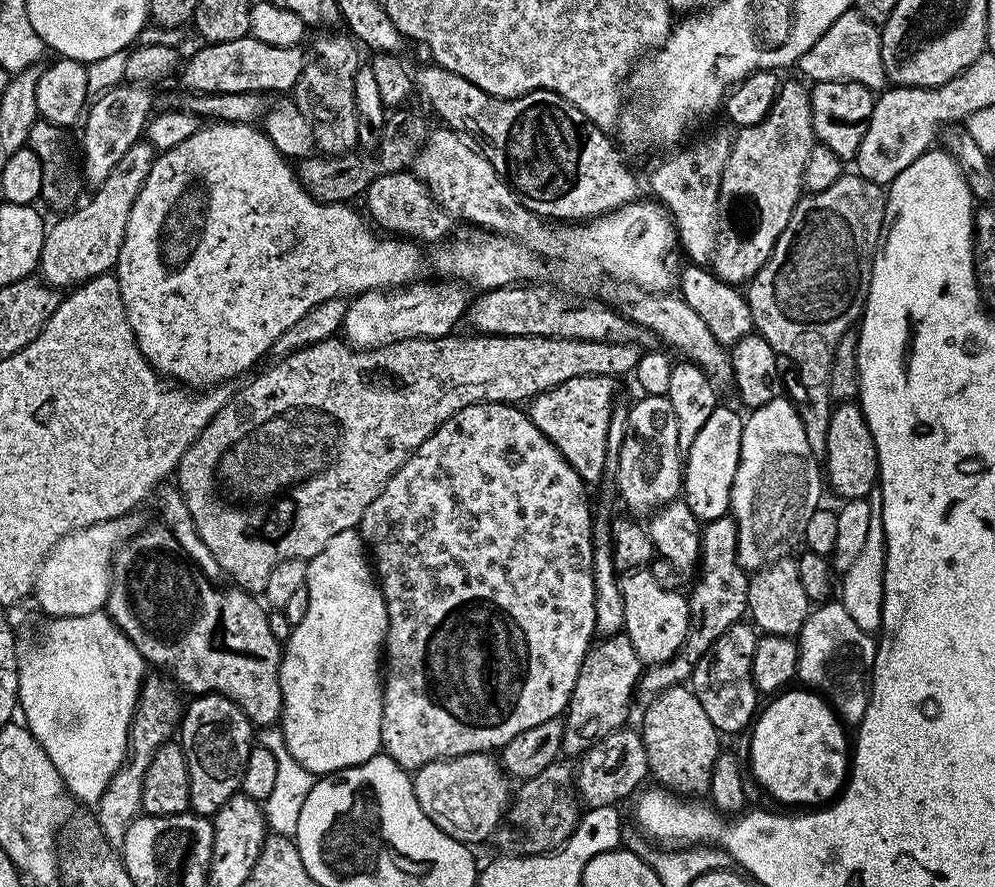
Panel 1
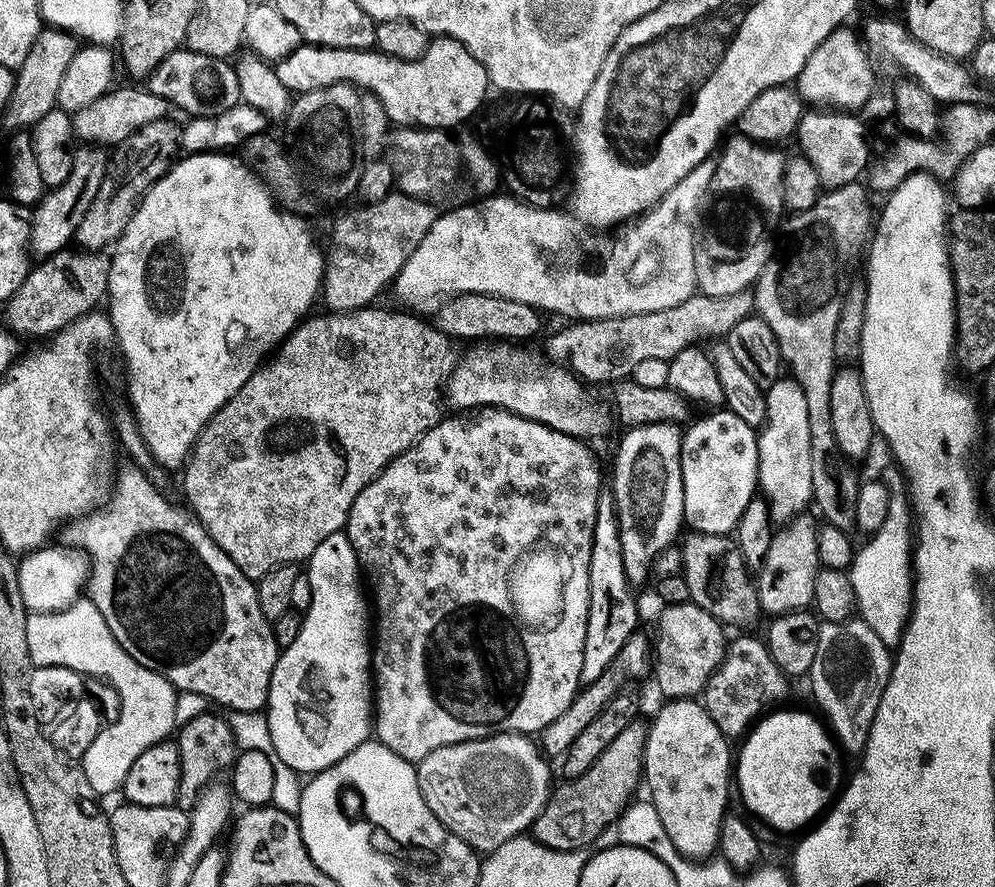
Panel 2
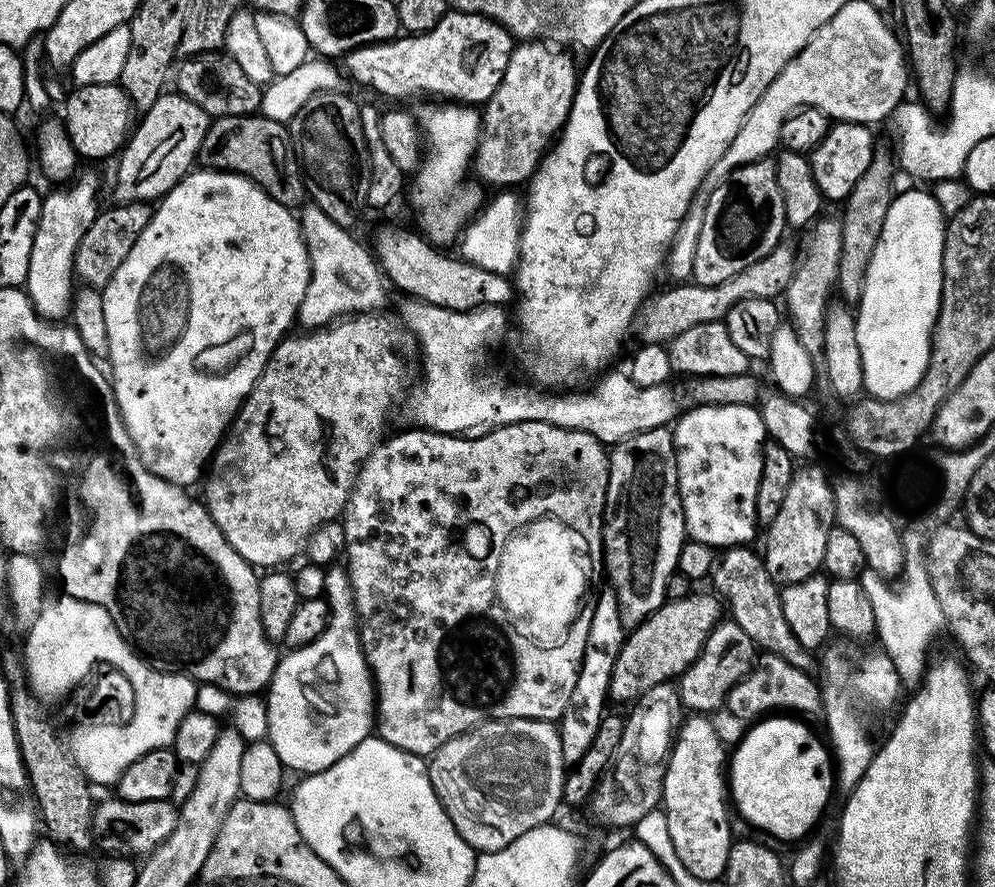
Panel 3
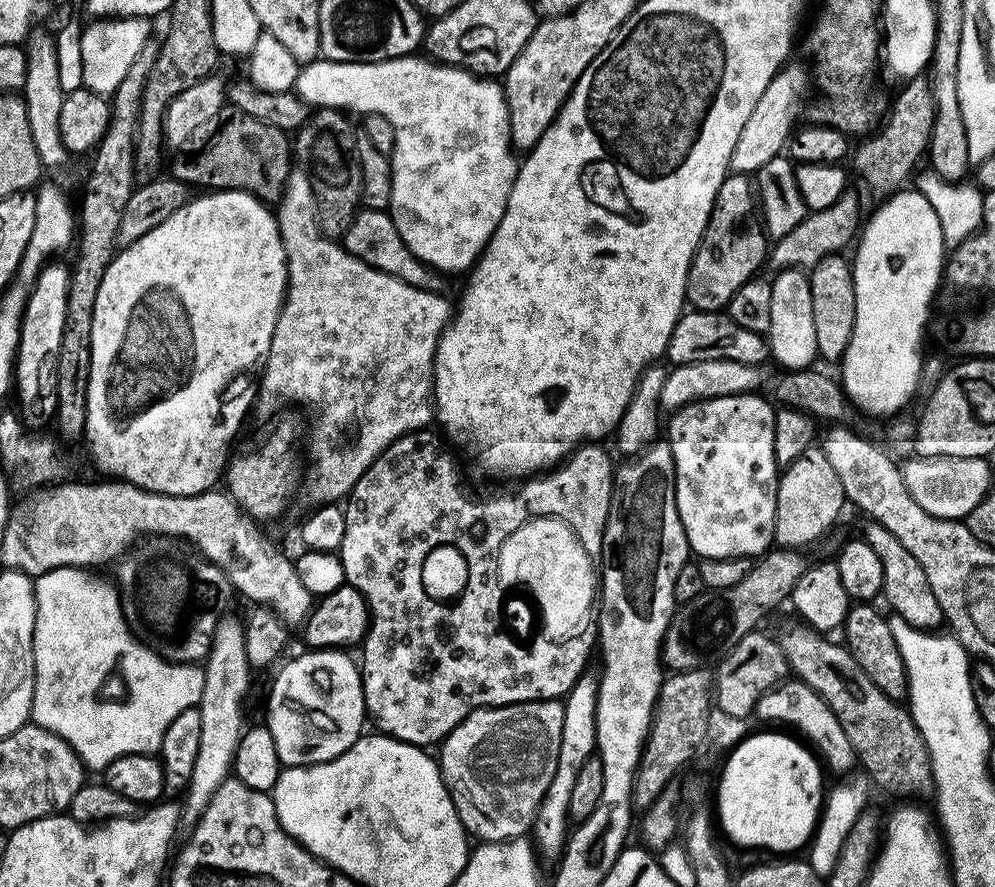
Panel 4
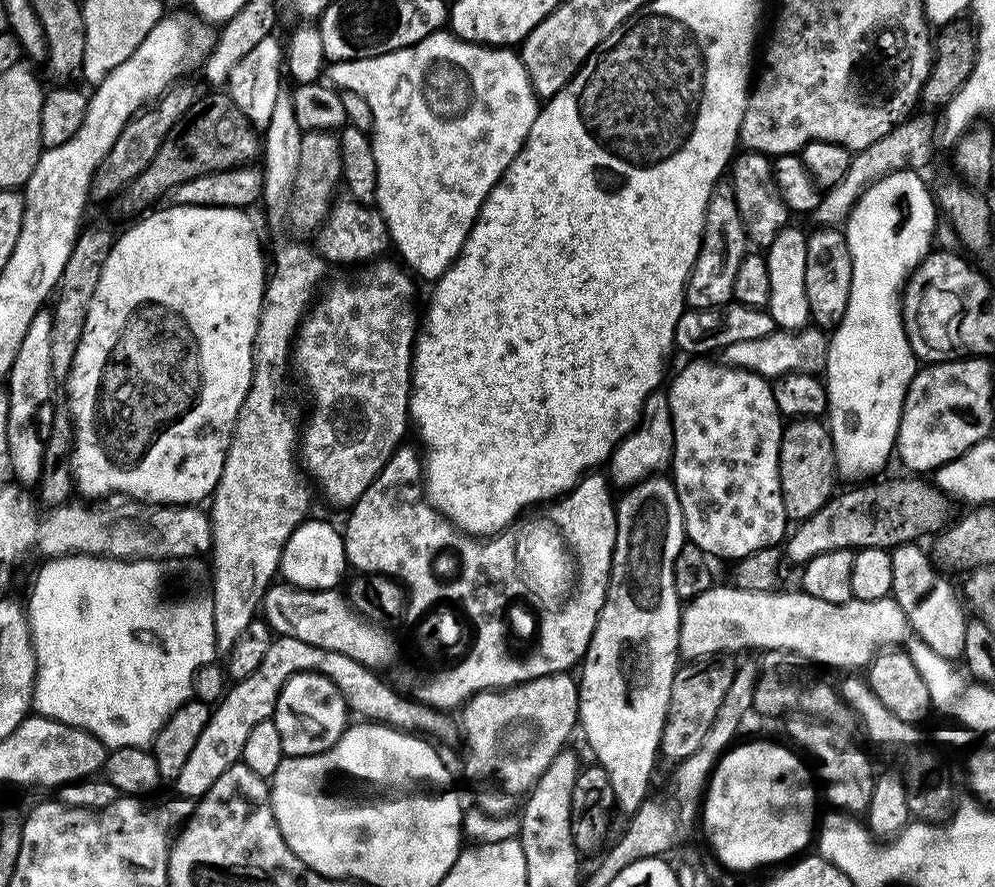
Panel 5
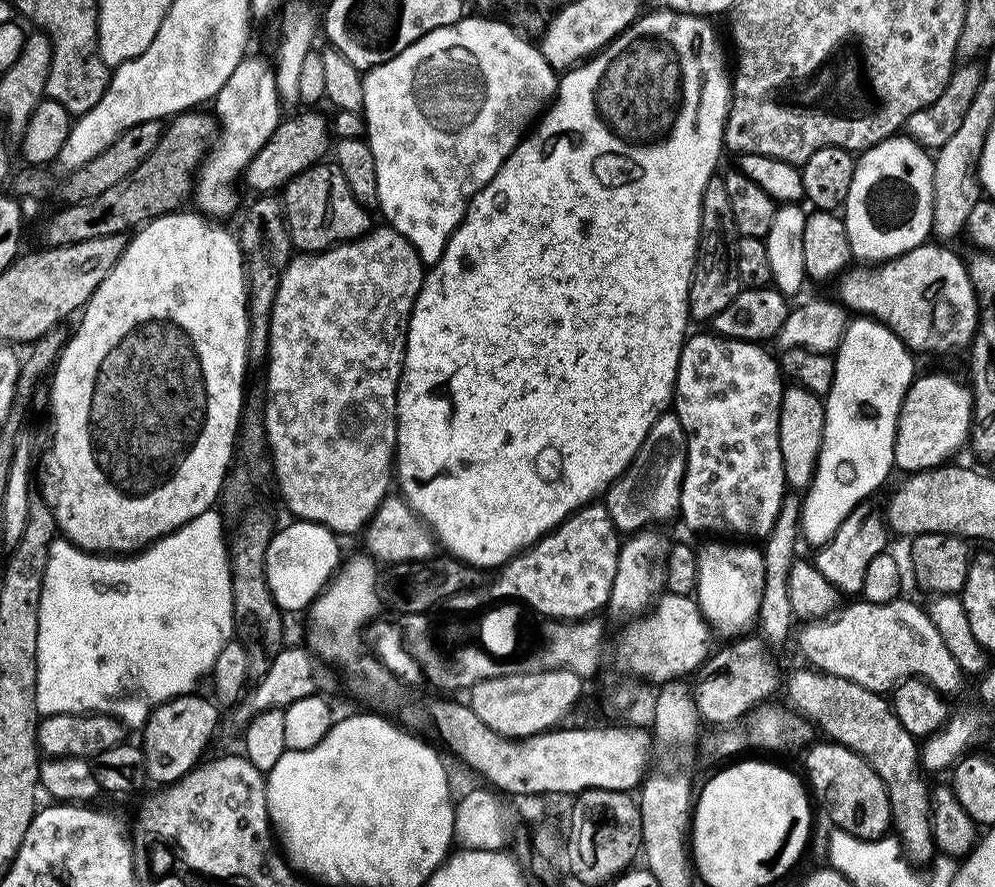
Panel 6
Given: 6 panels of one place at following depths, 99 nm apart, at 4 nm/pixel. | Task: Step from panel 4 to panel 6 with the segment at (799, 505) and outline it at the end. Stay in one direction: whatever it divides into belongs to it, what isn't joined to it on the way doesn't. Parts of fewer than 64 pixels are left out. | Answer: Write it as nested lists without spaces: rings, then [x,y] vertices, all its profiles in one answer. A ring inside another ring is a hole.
[[[785,387],[780,398],[780,421],[774,448],[784,472],[785,485],[792,490],[804,490],[812,483],[812,475],[816,472],[816,463],[820,457],[824,437],[824,400],[816,397],[817,393],[813,389],[795,387]]]

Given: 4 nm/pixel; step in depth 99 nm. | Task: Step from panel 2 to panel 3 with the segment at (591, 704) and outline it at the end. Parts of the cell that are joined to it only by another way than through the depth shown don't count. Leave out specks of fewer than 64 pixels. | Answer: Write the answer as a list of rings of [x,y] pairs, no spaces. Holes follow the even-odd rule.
[[[712,594],[694,595],[669,599],[627,633],[609,682],[608,695],[612,700],[634,702],[646,690],[675,681],[699,658],[700,649],[709,643],[712,631],[721,623],[721,601]]]

